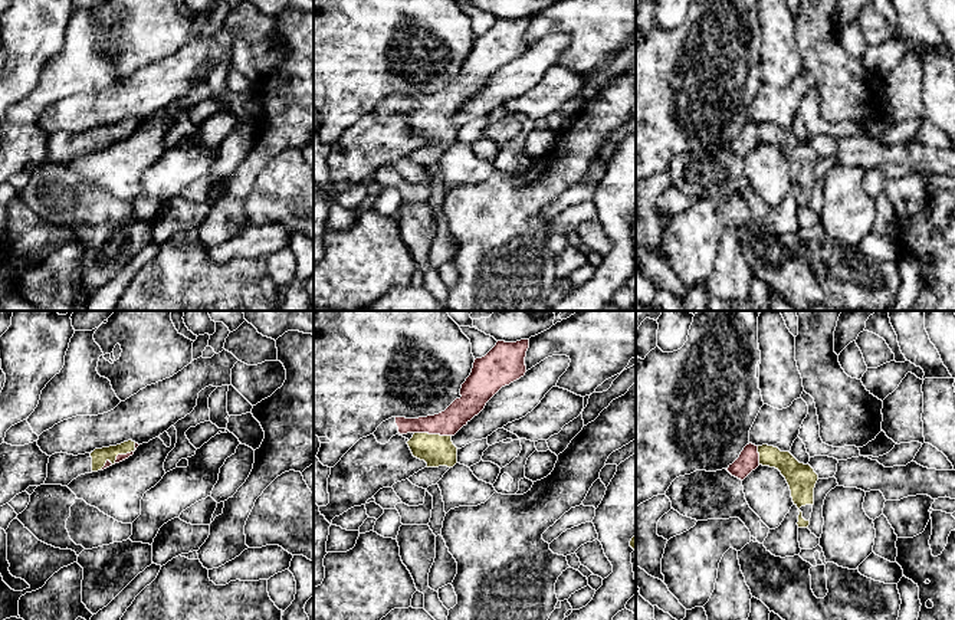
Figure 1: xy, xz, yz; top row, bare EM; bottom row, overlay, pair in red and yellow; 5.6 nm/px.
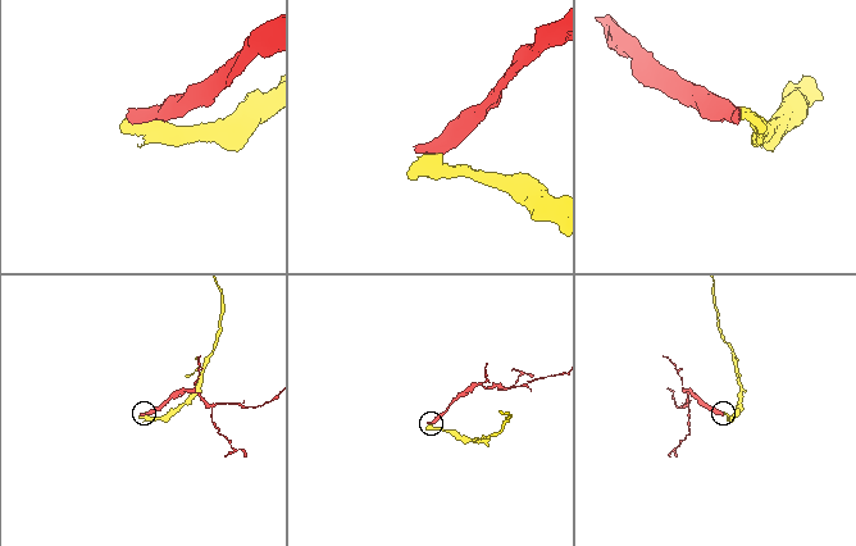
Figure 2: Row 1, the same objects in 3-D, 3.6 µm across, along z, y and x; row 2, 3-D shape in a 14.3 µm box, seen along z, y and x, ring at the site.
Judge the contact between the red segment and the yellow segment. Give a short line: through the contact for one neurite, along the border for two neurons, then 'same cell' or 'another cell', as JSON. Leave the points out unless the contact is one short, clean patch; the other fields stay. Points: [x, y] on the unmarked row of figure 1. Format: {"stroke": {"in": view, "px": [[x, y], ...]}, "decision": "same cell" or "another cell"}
{"stroke": {"in": "xz", "px": [[448, 101], [433, 111], [436, 128]]}, "decision": "same cell"}

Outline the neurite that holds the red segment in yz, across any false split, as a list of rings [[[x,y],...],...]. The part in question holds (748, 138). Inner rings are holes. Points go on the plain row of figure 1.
[[[746,122],[739,135],[726,147],[744,158],[759,142],[775,145],[785,155],[794,183],[798,186],[798,206],[808,206],[814,183],[814,165],[818,152],[810,142],[800,141],[790,129],[762,122]]]

